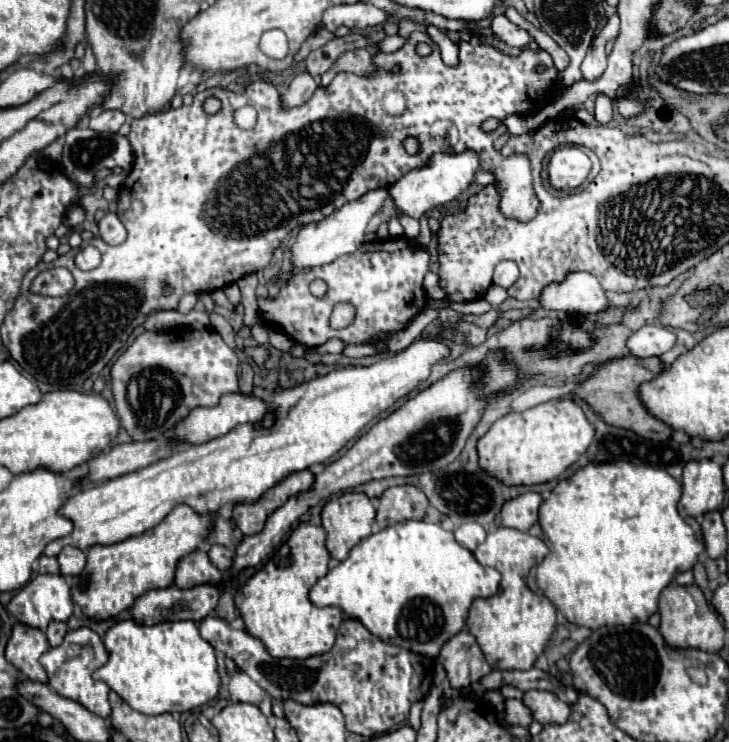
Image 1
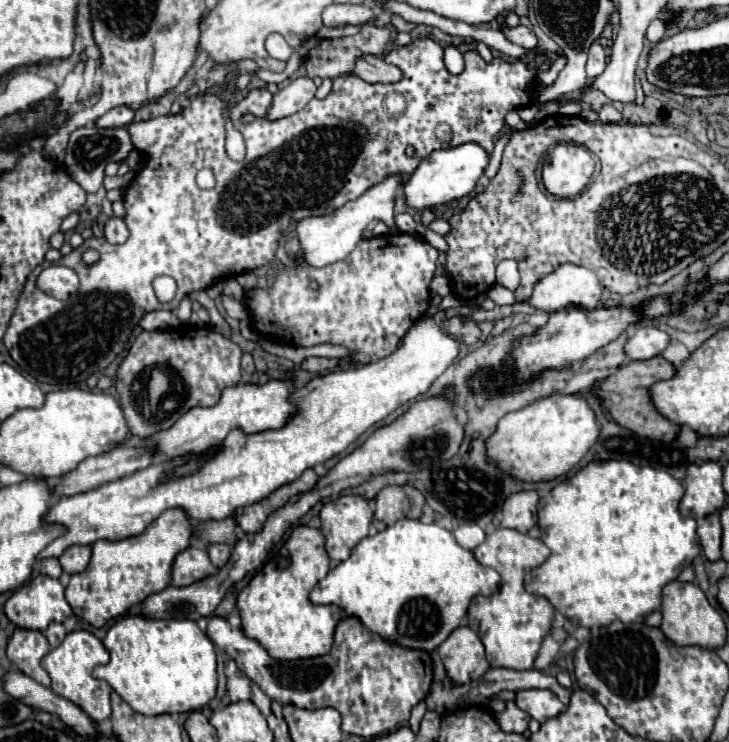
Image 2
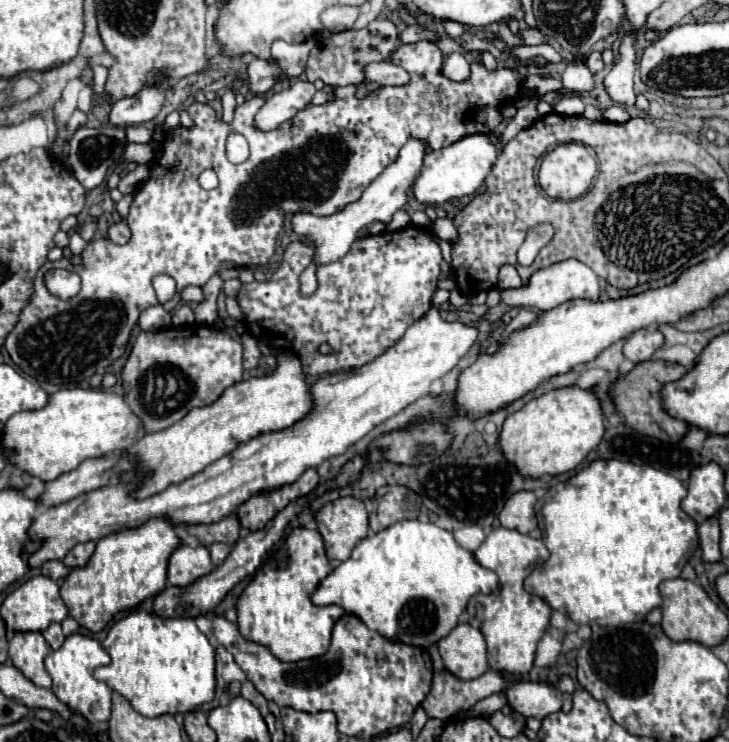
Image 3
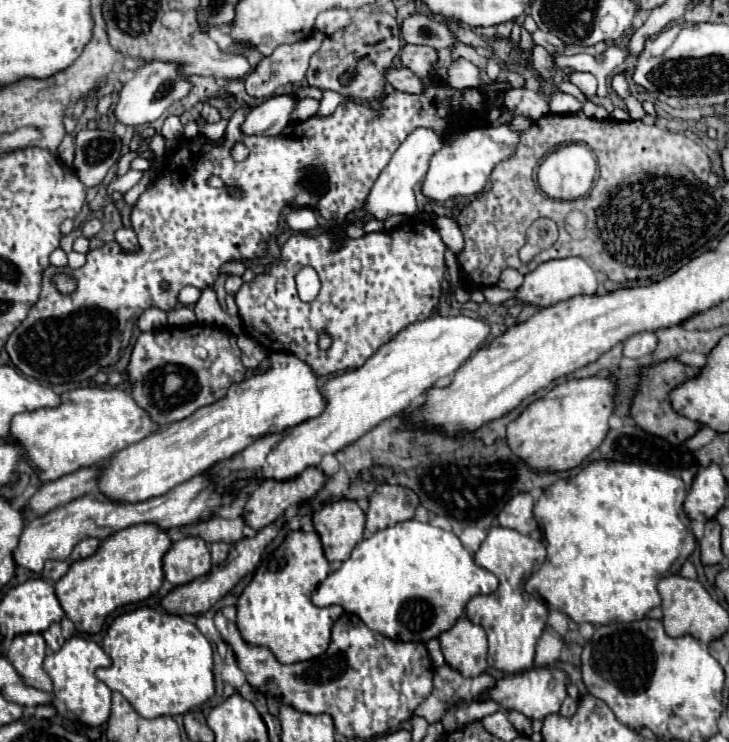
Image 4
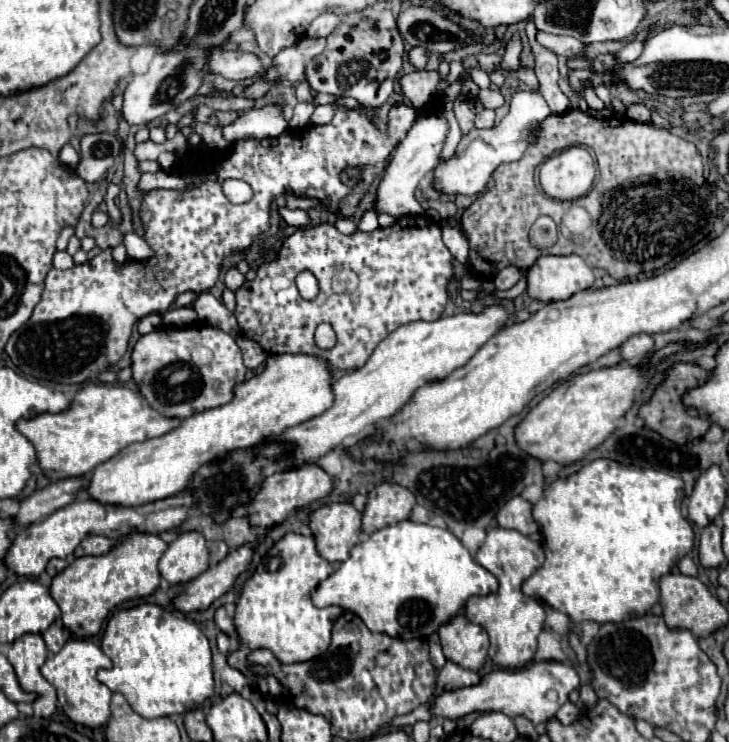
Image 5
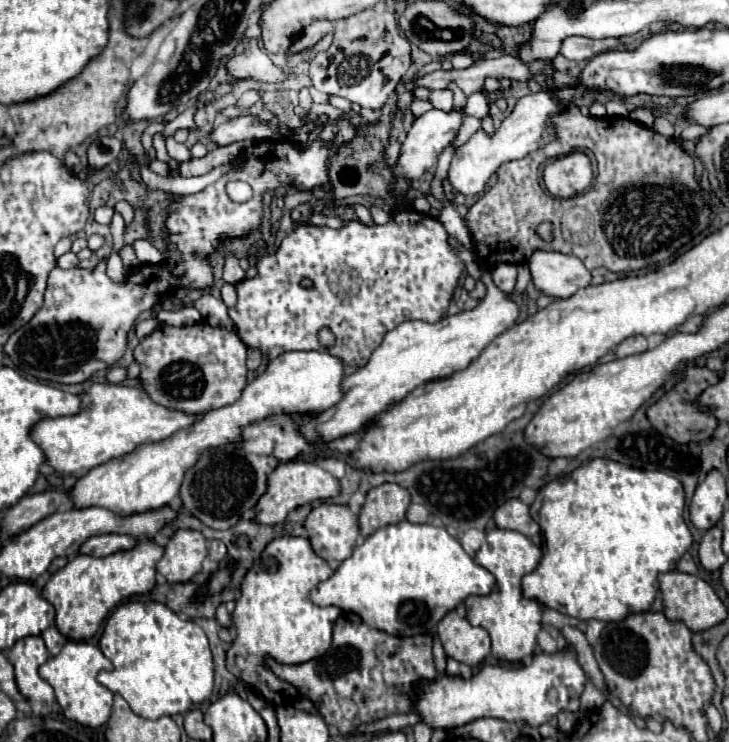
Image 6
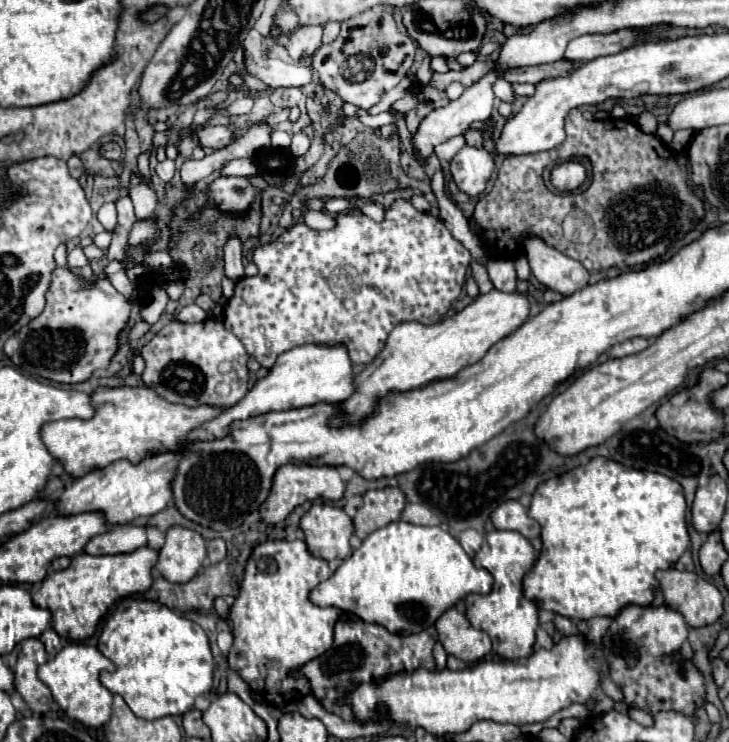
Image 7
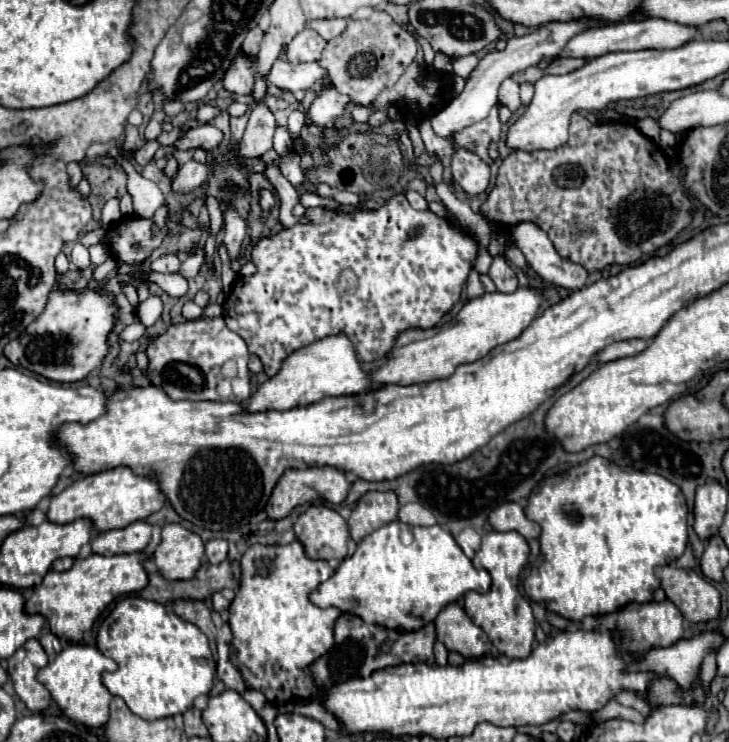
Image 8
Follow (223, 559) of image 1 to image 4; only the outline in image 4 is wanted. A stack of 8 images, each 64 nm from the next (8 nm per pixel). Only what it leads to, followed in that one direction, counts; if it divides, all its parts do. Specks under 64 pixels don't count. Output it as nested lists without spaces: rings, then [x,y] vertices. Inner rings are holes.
[[[214,542],[214,544],[210,544],[210,552],[212,552],[212,564],[216,566],[216,564],[226,560],[226,556],[230,552],[230,546],[224,544],[224,542]]]

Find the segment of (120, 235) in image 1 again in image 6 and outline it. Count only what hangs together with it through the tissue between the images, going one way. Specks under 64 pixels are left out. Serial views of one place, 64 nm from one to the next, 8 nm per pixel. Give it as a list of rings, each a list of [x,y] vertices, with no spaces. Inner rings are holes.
[[[134,240],[132,244],[134,252],[136,252],[136,258],[142,262],[142,264],[158,264],[162,258],[162,252],[158,248],[154,248],[150,242],[146,240]]]

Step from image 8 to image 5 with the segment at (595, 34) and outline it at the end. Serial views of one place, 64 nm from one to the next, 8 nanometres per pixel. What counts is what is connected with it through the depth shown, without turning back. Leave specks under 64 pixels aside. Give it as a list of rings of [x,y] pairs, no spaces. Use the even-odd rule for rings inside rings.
[[[536,32],[536,40],[544,48],[554,52],[556,56],[574,58],[574,56],[584,54],[584,44],[580,44],[576,38],[570,38],[570,36],[556,36],[556,34],[548,34],[548,32]]]

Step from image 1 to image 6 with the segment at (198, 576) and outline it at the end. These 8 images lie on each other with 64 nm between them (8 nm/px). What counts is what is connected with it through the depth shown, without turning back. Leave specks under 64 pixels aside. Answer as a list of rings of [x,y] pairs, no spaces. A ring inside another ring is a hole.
[[[178,530],[166,544],[164,556],[156,570],[168,582],[190,582],[202,572],[202,562],[208,556],[206,538],[196,530]]]

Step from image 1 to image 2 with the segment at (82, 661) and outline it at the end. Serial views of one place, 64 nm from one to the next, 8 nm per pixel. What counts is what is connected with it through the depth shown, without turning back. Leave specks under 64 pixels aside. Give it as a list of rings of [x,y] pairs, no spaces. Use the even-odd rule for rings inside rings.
[[[74,630],[70,632],[64,642],[50,650],[44,658],[42,658],[42,666],[48,670],[50,678],[52,678],[52,690],[78,704],[92,720],[96,722],[102,722],[110,716],[110,692],[112,688],[108,686],[108,682],[102,682],[102,680],[96,680],[92,678],[92,670],[98,666],[98,664],[108,664],[108,650],[104,648],[104,644],[88,630]]]

